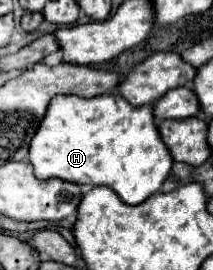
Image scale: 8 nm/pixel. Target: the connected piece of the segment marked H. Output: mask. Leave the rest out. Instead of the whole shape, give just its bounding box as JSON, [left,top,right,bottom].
[29,93,173,205]

